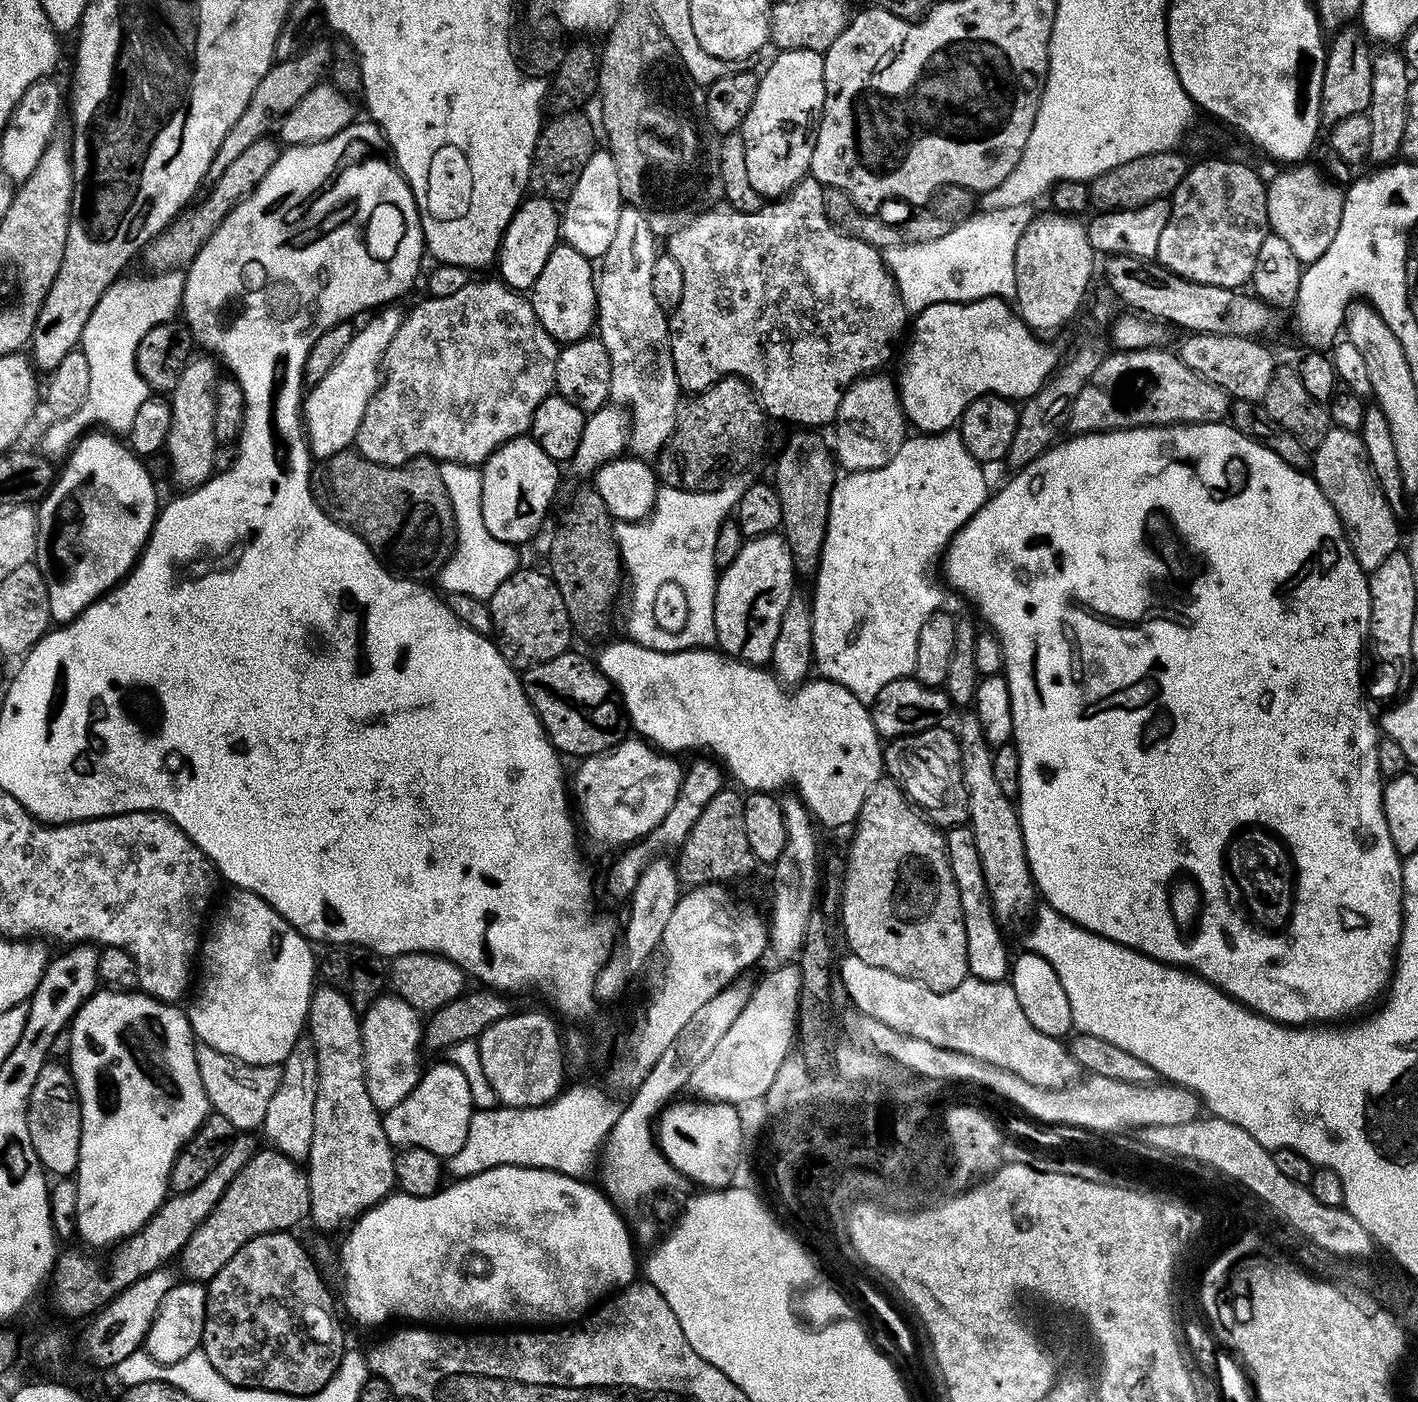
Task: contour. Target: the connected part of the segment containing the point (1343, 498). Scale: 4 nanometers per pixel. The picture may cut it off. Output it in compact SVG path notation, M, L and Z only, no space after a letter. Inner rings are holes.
M1335 426L1329 427L1326 438L1314 449L1310 456L1310 475L1316 481L1316 485L1326 494L1330 506L1338 514L1340 524L1344 528L1344 533L1348 535L1348 544L1352 547L1354 558L1358 566L1362 566L1365 573L1372 573L1375 568L1382 566L1390 554L1394 554L1402 544L1402 528L1398 514L1386 502L1386 494L1382 494L1382 486L1378 486L1378 478L1374 474L1374 466L1370 466L1370 458L1366 458L1366 446L1362 442L1359 432L1342 430Z

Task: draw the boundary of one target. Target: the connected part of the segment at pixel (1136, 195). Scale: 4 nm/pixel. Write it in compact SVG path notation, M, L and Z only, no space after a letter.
M1173 150L1134 158L1134 162L1126 162L1096 177L1088 189L1091 207L1096 210L1131 210L1171 197L1190 167L1189 161L1184 161L1180 154L1179 151Z

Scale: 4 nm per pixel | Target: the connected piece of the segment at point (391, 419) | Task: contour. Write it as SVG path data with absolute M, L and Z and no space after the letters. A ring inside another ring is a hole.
M501 279L470 280L466 286L462 286L454 294L425 297L421 304L414 305L409 312L406 312L398 326L398 334L390 338L390 346L384 355L382 365L384 373L380 387L370 398L362 424L358 426L358 434L354 441L355 451L370 462L378 462L386 466L409 464L411 460L419 456L430 456L437 462L450 464L483 465L484 461L489 460L503 444L525 435L531 429L534 410L538 410L538 406L553 391L556 383L557 351L558 341L545 330L542 322L538 322L538 314L534 314L531 299L521 291L507 286Z

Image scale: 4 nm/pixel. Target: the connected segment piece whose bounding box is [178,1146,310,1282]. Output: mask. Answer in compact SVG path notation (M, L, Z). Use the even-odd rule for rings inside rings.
M271 1146L261 1147L238 1170L230 1186L209 1216L186 1242L178 1255L189 1281L207 1282L254 1238L271 1232L287 1232L310 1213L308 1173L297 1161L283 1156Z

